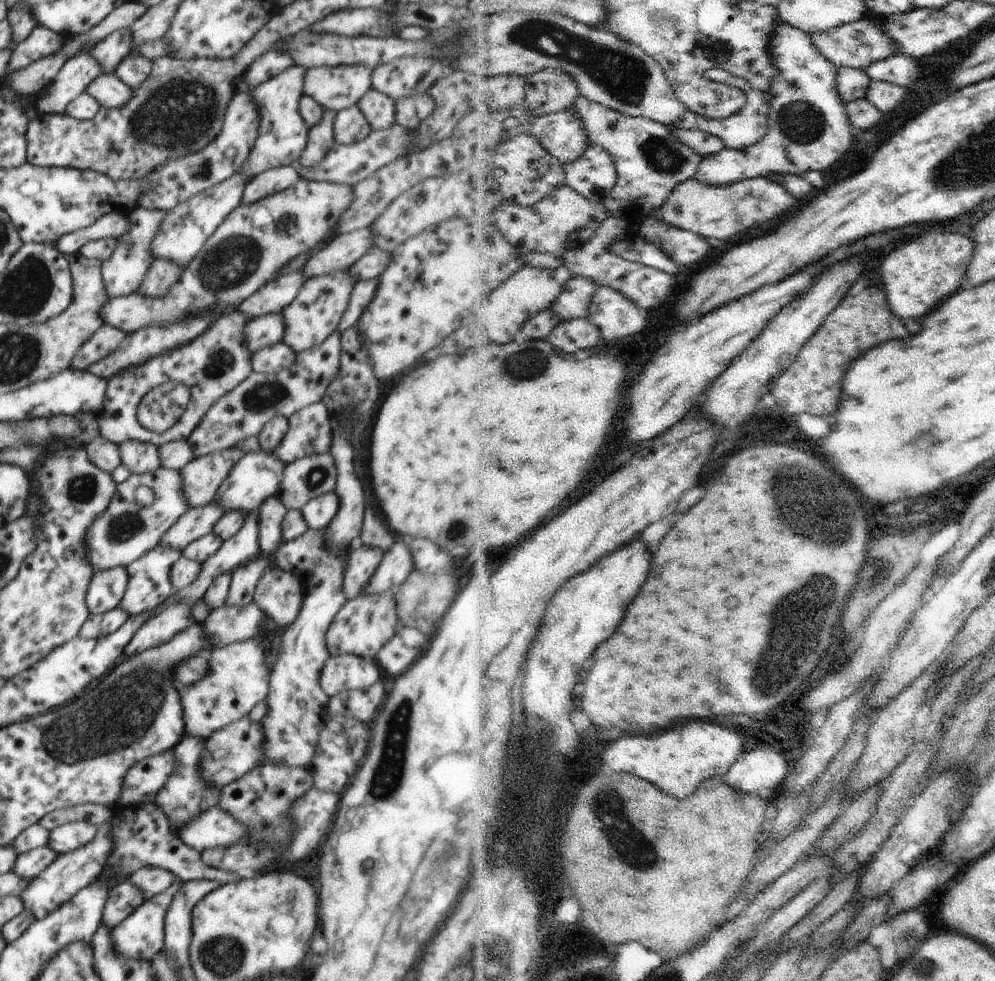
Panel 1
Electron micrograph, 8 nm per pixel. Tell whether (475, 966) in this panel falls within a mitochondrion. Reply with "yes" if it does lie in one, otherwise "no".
yes

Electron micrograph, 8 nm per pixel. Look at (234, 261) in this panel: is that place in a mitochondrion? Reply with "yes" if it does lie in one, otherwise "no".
yes

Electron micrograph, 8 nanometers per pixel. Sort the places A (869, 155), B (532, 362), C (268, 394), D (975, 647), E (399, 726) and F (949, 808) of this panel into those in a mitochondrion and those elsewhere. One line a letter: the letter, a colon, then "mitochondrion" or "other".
A: other
B: mitochondrion
C: mitochondrion
D: other
E: mitochondrion
F: mitochondrion

